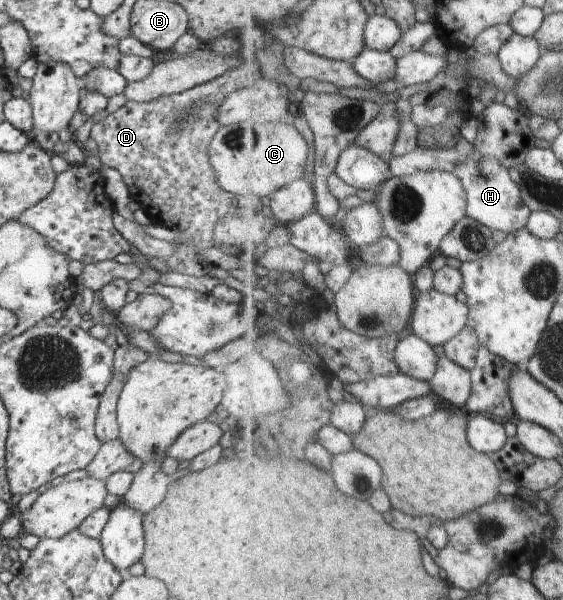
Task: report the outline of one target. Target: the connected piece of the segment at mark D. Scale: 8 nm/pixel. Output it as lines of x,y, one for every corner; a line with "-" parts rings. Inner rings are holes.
241,62
241,66
237,69
227,70
218,78
196,85
184,92
164,95
148,102
127,101
120,109
110,113
91,129
91,138
98,145
100,162
115,168
122,175
132,200
142,206
152,224
180,231
179,240
172,242
174,252
165,258
168,272
205,277
214,263
206,262
202,257
202,252
206,252
208,248
212,250
220,248
214,236
219,214
210,212
210,208
218,208
220,188
214,178
214,170
210,166
208,144
212,136
218,132
217,114
224,100
242,87
258,86
258,82
260,82
260,76
256,70
256,64
254,64
254,70
248,70
248,64

